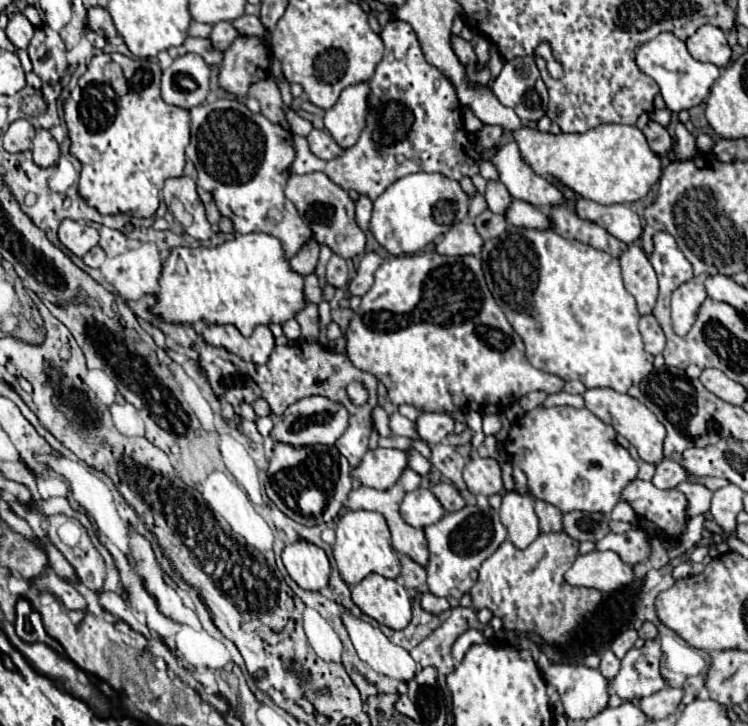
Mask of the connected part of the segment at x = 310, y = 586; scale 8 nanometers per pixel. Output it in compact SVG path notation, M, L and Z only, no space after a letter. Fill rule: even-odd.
M296 540L284 548L282 560L290 578L300 588L320 592L328 586L330 562L320 546L306 540Z

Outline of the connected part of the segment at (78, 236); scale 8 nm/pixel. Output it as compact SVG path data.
M64 220L58 228L58 240L78 258L82 258L90 248L94 248L100 240L98 230L92 226L82 226L74 220Z

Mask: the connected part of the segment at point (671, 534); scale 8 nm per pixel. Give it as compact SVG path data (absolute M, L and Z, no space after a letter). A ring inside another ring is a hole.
M636 478L622 490L620 500L628 502L638 516L654 522L668 540L676 540L686 532L690 520L686 514L688 500L678 488L658 490L652 482Z

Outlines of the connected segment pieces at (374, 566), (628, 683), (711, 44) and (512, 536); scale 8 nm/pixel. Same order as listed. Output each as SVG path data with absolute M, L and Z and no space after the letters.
M348 510L342 514L336 526L336 542L334 542L334 558L338 564L340 578L352 586L358 584L368 574L380 574L384 578L396 578L400 574L400 560L390 544L390 530L386 520L378 512Z
M658 638L654 640L646 640L646 644L636 650L632 648L624 658L622 658L622 666L620 672L610 680L610 688L624 700L634 700L634 698L644 698L650 696L654 692L658 692L660 688L666 686L666 682L662 680L658 666L660 666L660 658L662 658L662 650L660 650L660 642Z
M702 26L694 36L686 40L686 46L694 60L712 62L718 68L726 68L732 56L726 34L716 26Z
M506 492L500 506L500 520L508 530L508 540L524 550L530 542L538 538L538 516L534 514L534 500L516 494Z

